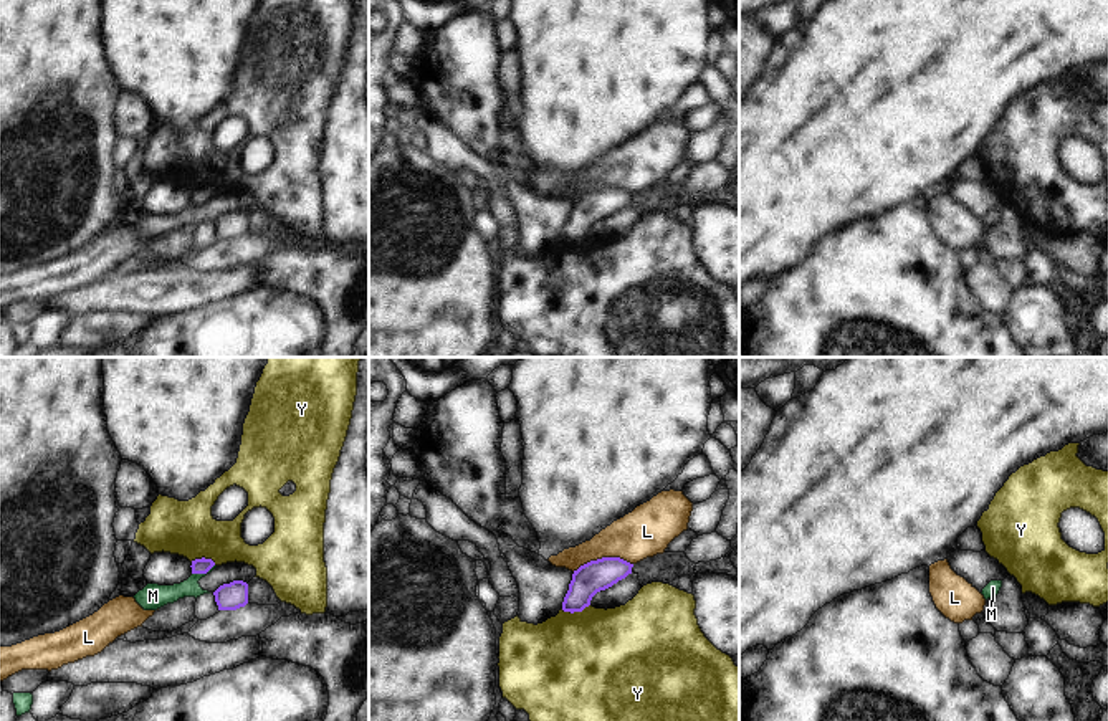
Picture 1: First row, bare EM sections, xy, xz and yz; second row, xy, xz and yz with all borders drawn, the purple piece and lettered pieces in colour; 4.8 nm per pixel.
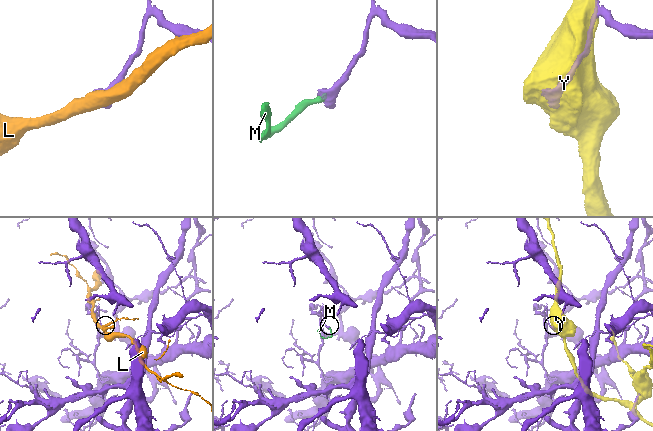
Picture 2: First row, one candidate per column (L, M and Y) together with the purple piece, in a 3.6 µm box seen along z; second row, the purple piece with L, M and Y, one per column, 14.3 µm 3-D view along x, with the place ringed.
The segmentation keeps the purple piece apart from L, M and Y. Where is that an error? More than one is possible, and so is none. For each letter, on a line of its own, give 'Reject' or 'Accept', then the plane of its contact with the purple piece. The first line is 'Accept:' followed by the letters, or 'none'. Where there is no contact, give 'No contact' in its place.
Accept: none
L: Reject. Touches purple in xz
M: Reject. Touches purple in xy
Y: Reject. Touches purple in xz.

